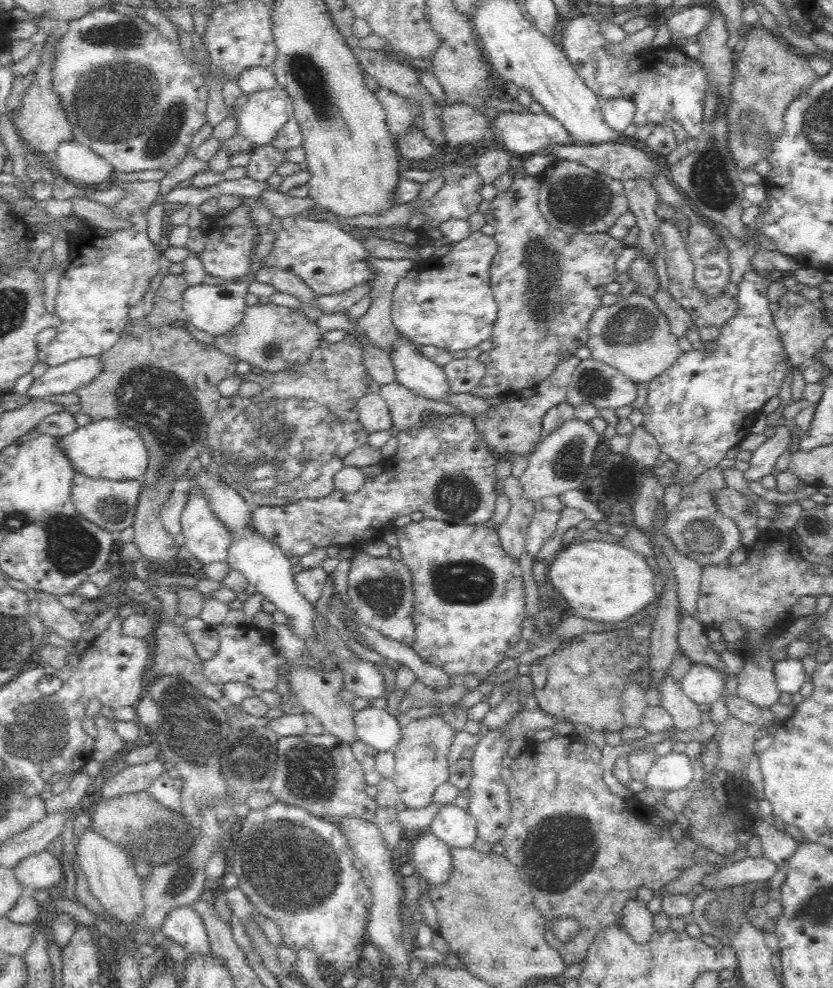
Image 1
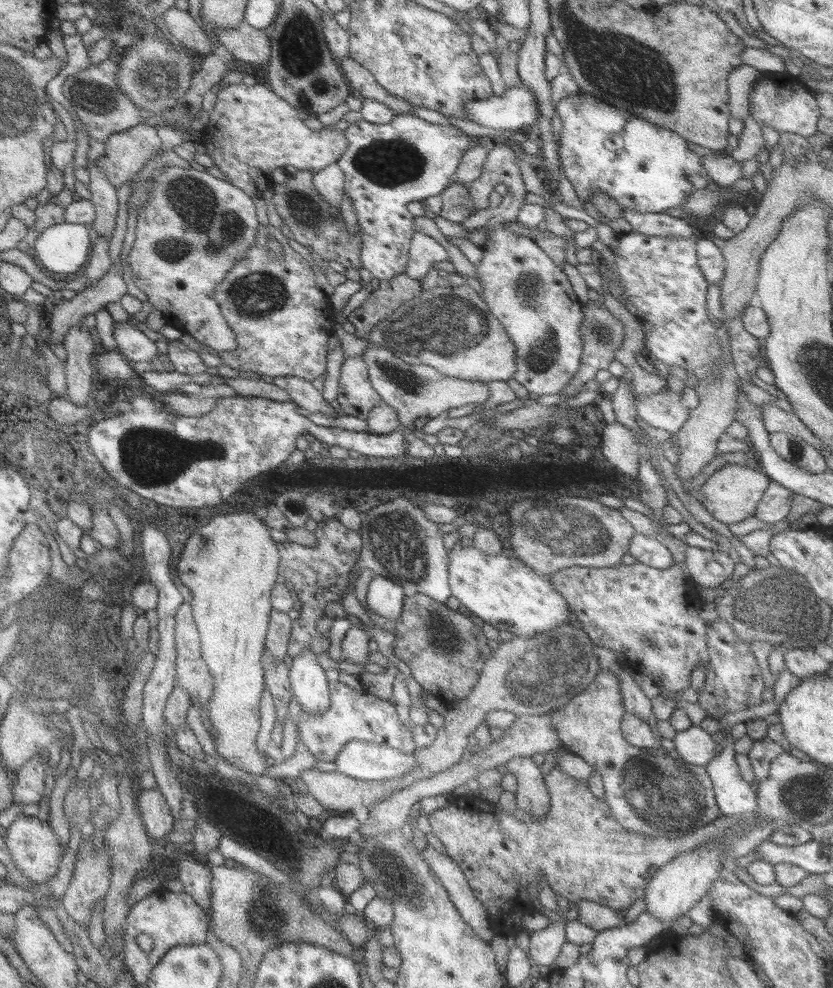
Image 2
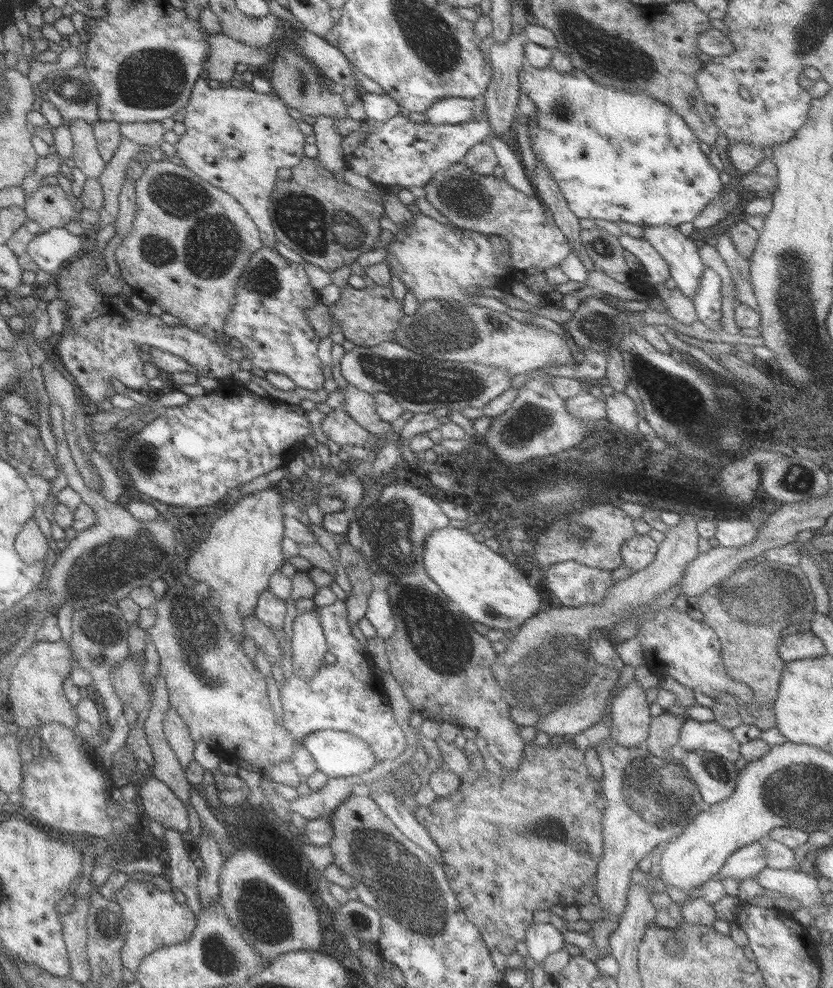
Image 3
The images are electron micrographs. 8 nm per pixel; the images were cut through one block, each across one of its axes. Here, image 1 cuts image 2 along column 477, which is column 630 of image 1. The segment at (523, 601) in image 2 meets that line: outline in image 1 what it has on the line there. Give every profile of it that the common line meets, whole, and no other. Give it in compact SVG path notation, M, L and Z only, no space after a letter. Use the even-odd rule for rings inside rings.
M580 537L550 564L546 575L570 605L570 613L592 622L624 622L656 598L654 571L648 561L626 548L610 542L585 542Z

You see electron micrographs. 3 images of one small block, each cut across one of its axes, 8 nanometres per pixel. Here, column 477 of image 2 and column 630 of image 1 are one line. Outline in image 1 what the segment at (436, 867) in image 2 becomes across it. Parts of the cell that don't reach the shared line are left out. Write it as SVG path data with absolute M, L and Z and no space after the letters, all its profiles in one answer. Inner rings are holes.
M637 898L636 900L628 900L626 902L621 925L623 925L624 932L635 943L648 943L652 940L652 936L654 936L653 915L648 911L646 905L638 901Z

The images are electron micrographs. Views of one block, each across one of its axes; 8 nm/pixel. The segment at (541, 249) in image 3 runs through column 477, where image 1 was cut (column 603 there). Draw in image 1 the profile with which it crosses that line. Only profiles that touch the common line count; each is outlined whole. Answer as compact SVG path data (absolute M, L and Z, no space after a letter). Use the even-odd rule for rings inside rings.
M554 158L554 163L538 176L538 206L544 218L566 234L608 232L624 212L629 210L623 183L590 170L577 162Z

